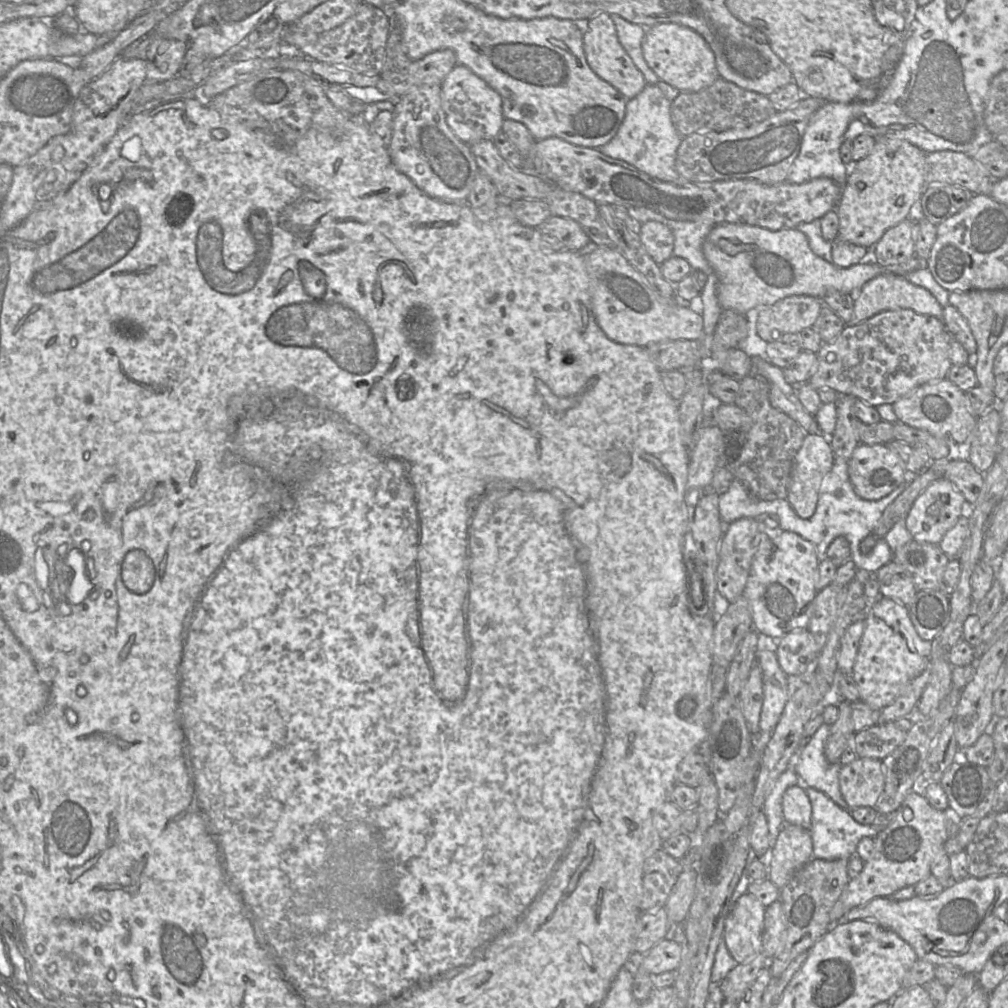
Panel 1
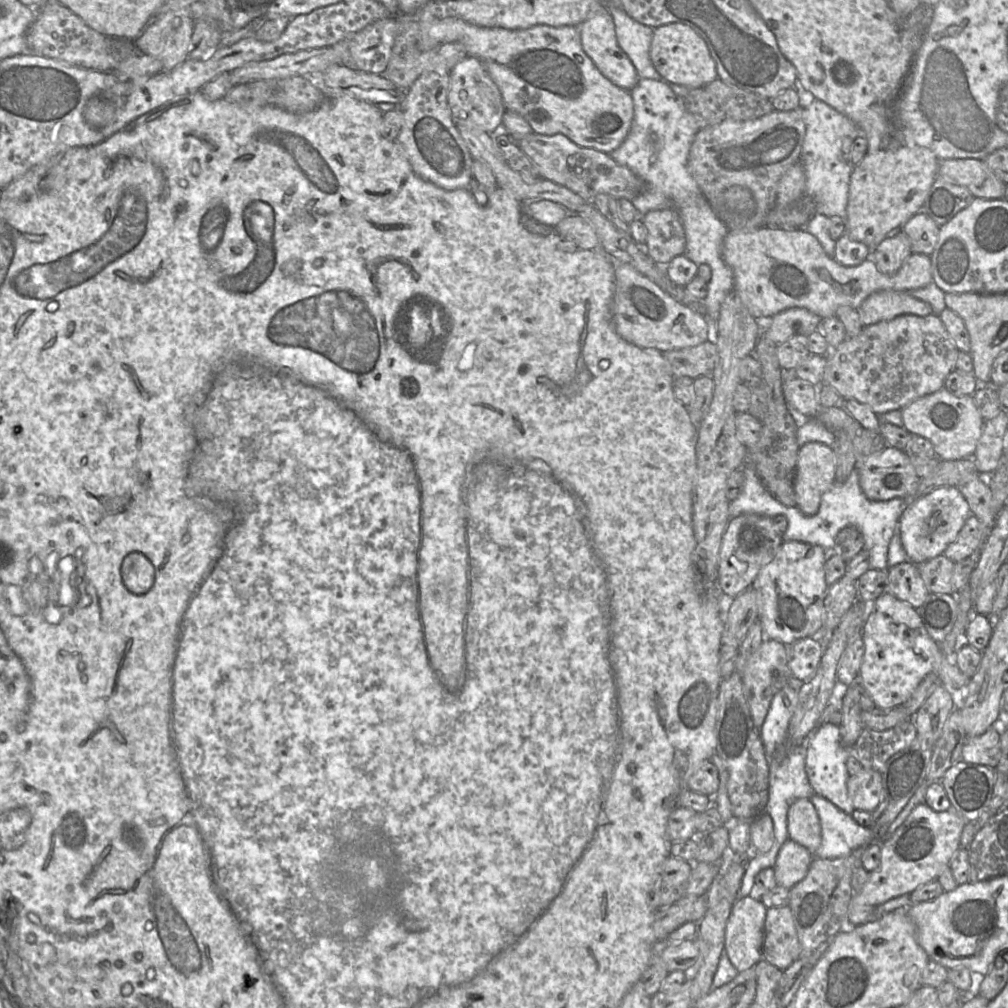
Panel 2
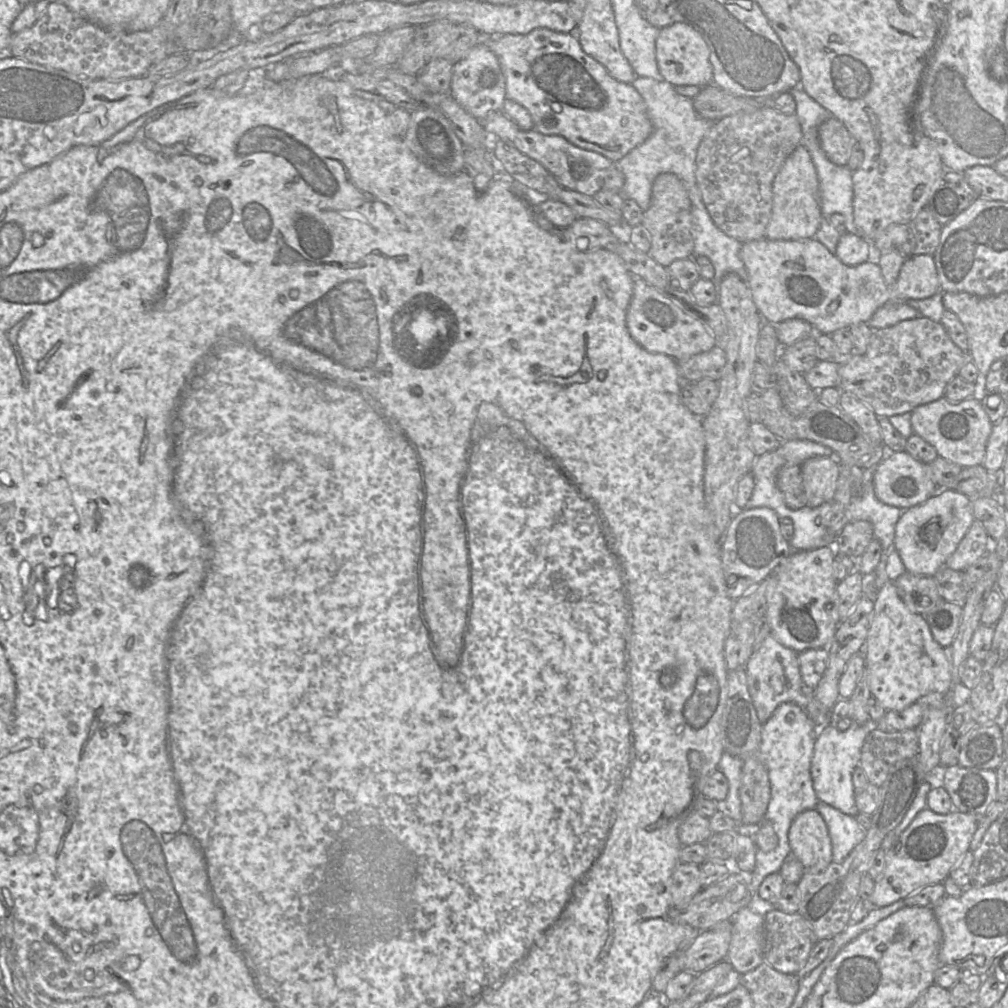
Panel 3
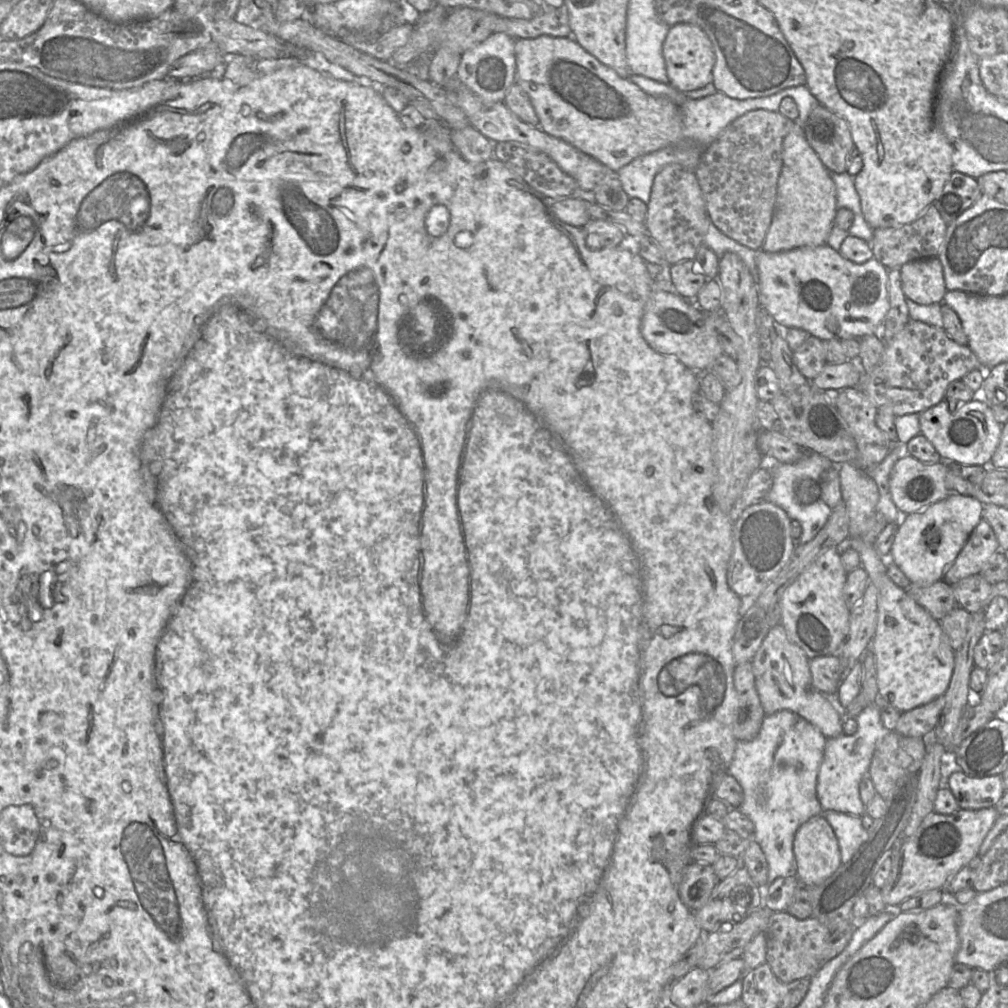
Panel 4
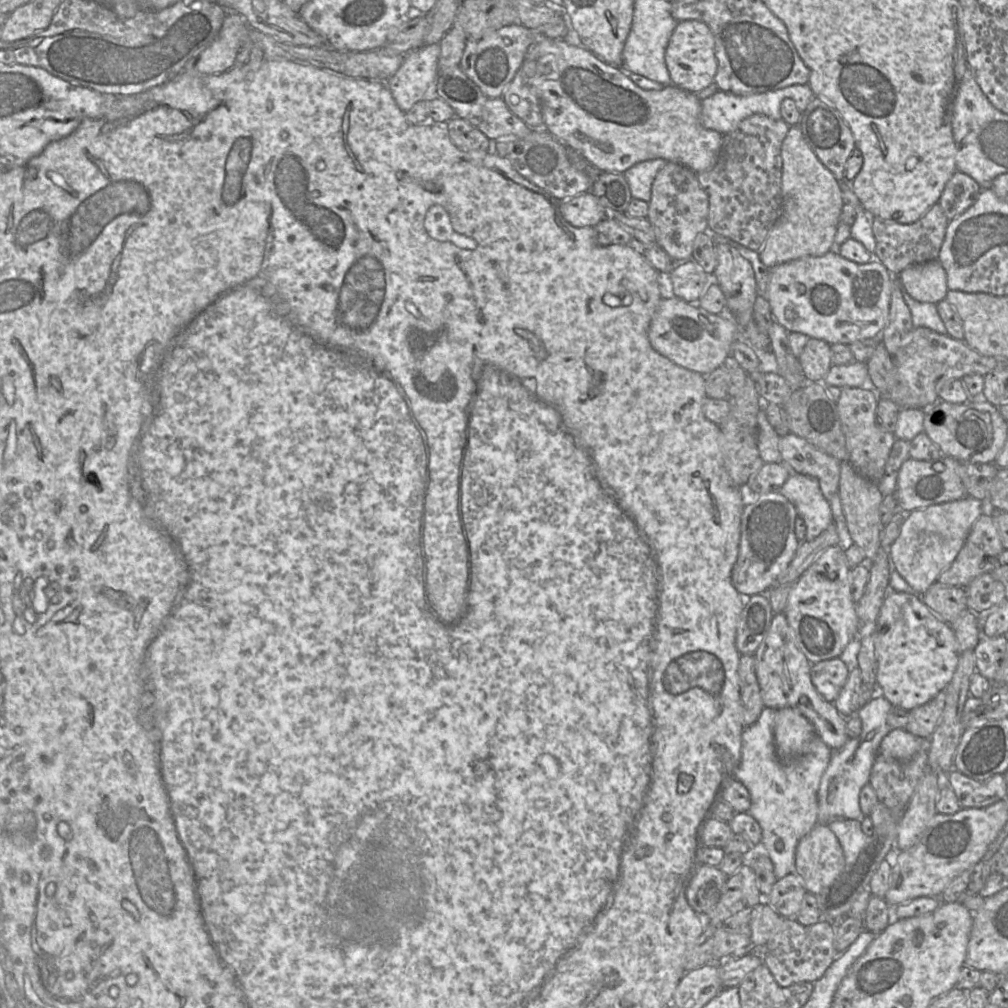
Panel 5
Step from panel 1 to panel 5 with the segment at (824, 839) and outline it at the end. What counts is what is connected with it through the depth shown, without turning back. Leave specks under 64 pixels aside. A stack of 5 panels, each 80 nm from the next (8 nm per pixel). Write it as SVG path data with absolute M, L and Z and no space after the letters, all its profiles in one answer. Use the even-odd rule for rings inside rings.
M836 819L828 825L841 844L846 865L853 864L862 849L870 842L870 836L862 830L862 823L853 819Z

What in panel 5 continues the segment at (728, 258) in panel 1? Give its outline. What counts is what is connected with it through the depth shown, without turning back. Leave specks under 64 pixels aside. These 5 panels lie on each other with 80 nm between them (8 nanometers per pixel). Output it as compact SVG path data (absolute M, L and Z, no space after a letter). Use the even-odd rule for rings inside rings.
M830 250L822 256L807 256L799 259L791 260L770 269L770 281L766 299L770 305L771 313L776 322L783 326L788 332L800 332L811 338L817 338L826 341L828 344L842 343L851 344L855 341L863 339L878 338L888 324L890 300L893 287L893 276L890 271L872 255L872 260L867 263L860 264L852 260L842 257L837 251ZM937 259L905 268L898 281L913 299L920 302L937 304L945 299L948 291L946 272ZM792 309L795 312L794 319L789 320L786 311Z

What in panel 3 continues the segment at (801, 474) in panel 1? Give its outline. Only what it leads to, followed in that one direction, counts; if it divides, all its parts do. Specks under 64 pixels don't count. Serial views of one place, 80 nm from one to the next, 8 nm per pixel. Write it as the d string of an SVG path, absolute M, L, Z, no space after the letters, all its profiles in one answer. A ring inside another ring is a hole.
M815 456L800 465L806 507L833 500L839 476L838 458Z

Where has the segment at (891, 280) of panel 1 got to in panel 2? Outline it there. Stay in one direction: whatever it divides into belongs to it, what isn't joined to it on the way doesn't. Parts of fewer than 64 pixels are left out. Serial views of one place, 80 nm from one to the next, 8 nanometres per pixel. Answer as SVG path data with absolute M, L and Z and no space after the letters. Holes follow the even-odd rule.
M879 290L862 302L858 313L864 327L902 314L927 316L933 310L929 303L913 297L907 291Z

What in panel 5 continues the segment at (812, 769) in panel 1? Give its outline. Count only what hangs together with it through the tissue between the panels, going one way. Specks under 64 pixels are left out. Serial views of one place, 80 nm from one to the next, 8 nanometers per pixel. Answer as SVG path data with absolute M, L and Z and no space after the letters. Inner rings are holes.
M877 694L858 712L862 731L857 738L849 738L846 744L832 750L830 762L822 775L818 790L818 822L829 824L836 819L853 819L862 822L865 817L860 808L860 792L869 783L872 766L882 740L892 730L887 724L887 715L893 705Z

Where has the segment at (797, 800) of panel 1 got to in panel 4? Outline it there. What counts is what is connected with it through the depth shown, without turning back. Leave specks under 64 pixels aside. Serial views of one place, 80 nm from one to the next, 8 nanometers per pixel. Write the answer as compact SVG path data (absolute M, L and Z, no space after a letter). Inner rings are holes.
M822 814L800 825L794 836L793 851L796 876L806 887L822 884L842 864L838 839Z

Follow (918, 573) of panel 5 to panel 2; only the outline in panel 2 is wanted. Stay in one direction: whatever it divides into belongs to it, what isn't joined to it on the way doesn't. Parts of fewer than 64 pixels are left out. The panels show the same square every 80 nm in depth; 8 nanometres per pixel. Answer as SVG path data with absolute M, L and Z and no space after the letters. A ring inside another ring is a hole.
M953 486L936 488L907 506L899 518L899 531L909 560L917 564L943 554L972 514L964 496Z

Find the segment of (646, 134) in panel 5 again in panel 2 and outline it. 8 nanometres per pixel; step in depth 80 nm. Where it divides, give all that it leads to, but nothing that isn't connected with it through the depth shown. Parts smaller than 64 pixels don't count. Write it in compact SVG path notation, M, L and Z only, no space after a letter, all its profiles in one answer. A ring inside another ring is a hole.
M455 17L419 21L419 26L419 50L427 51L444 43L462 43L468 56L476 57L483 63L501 92L505 109L521 115L534 133L563 134L580 147L593 148L607 154L617 149L627 137L634 116L632 95L630 91L607 79L586 55L578 27L540 24L527 29L508 30L481 27Z

